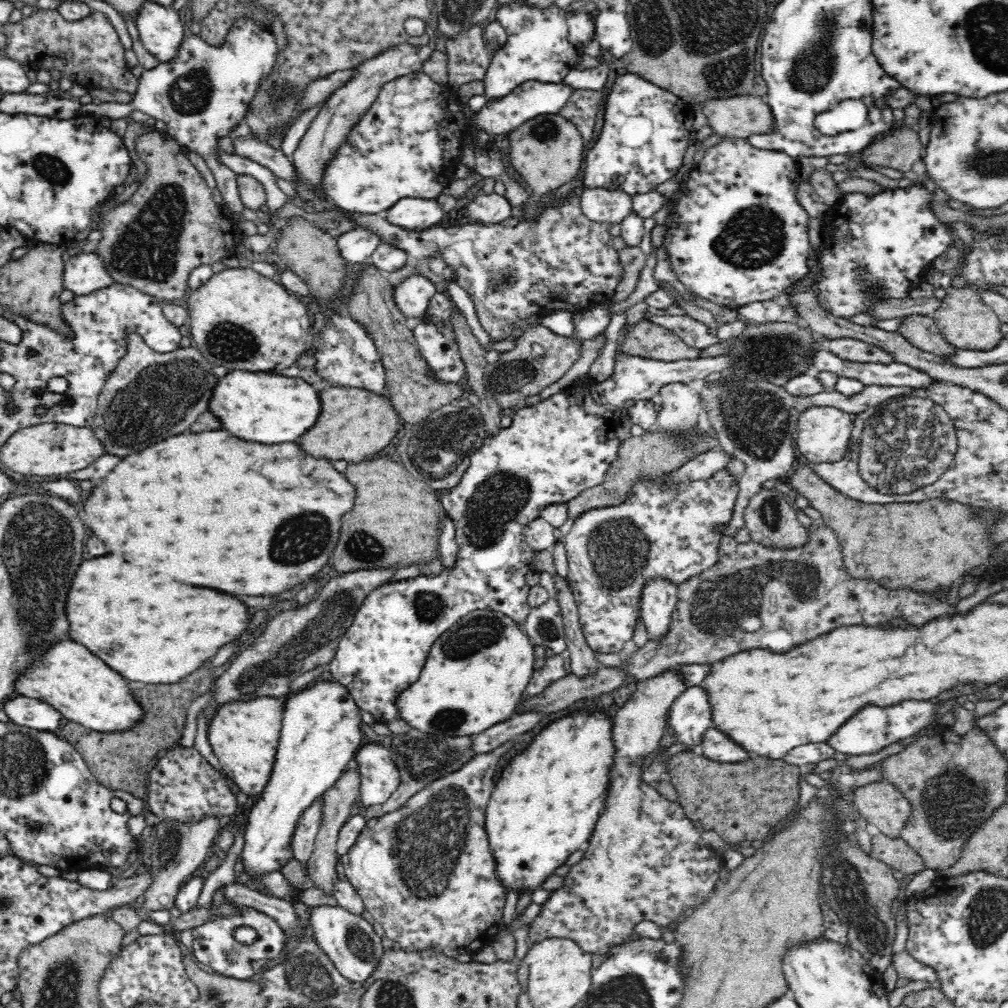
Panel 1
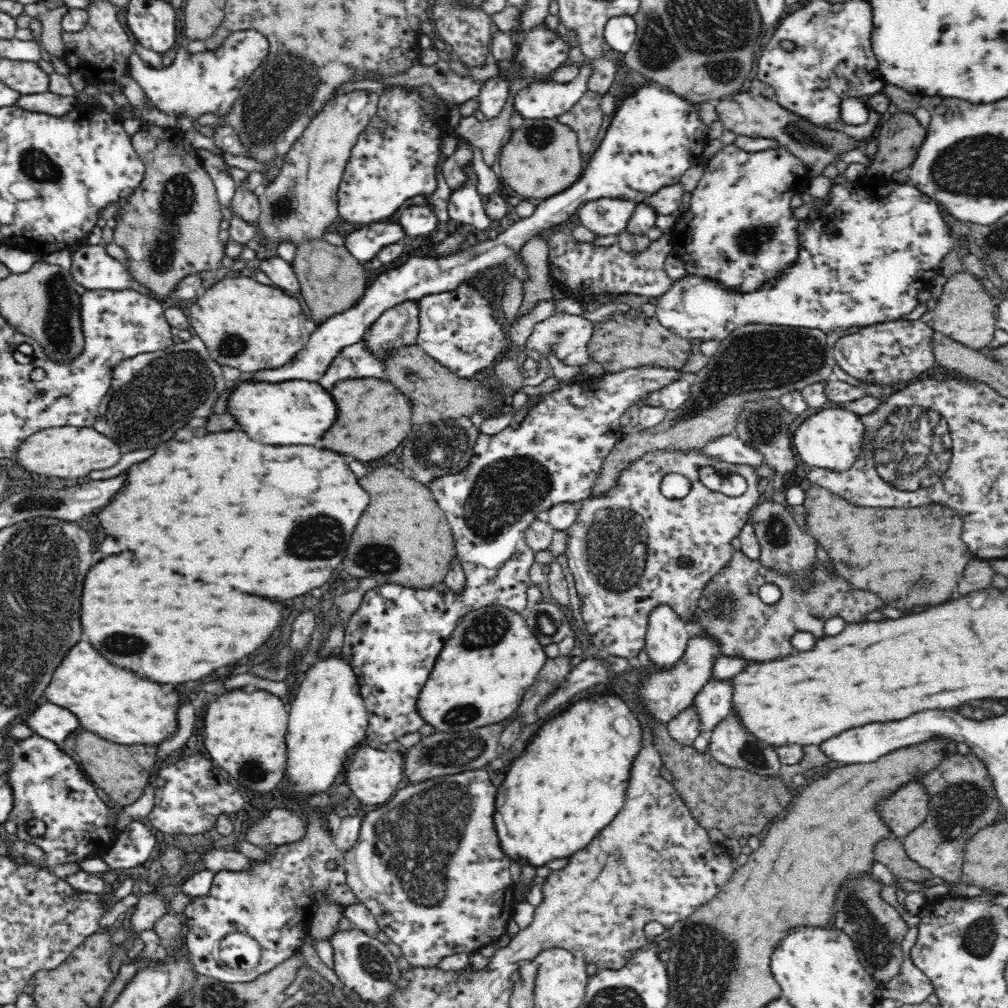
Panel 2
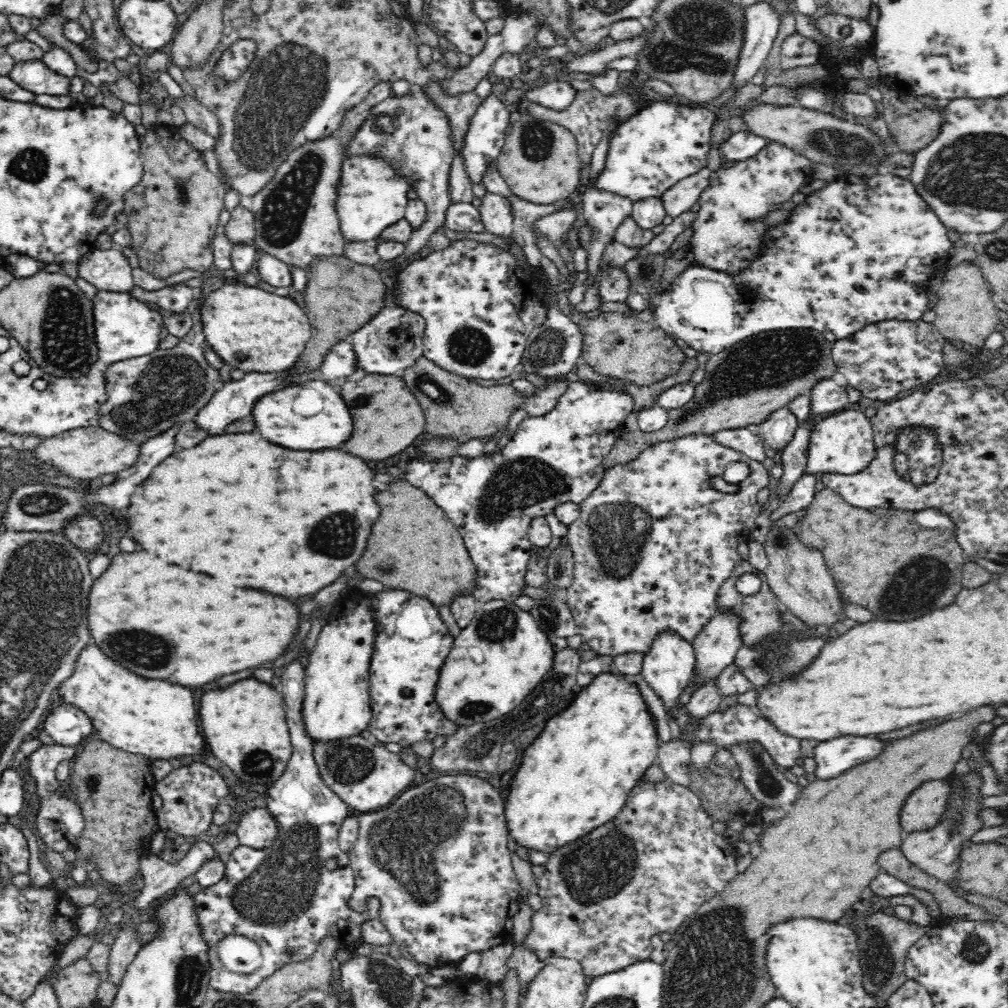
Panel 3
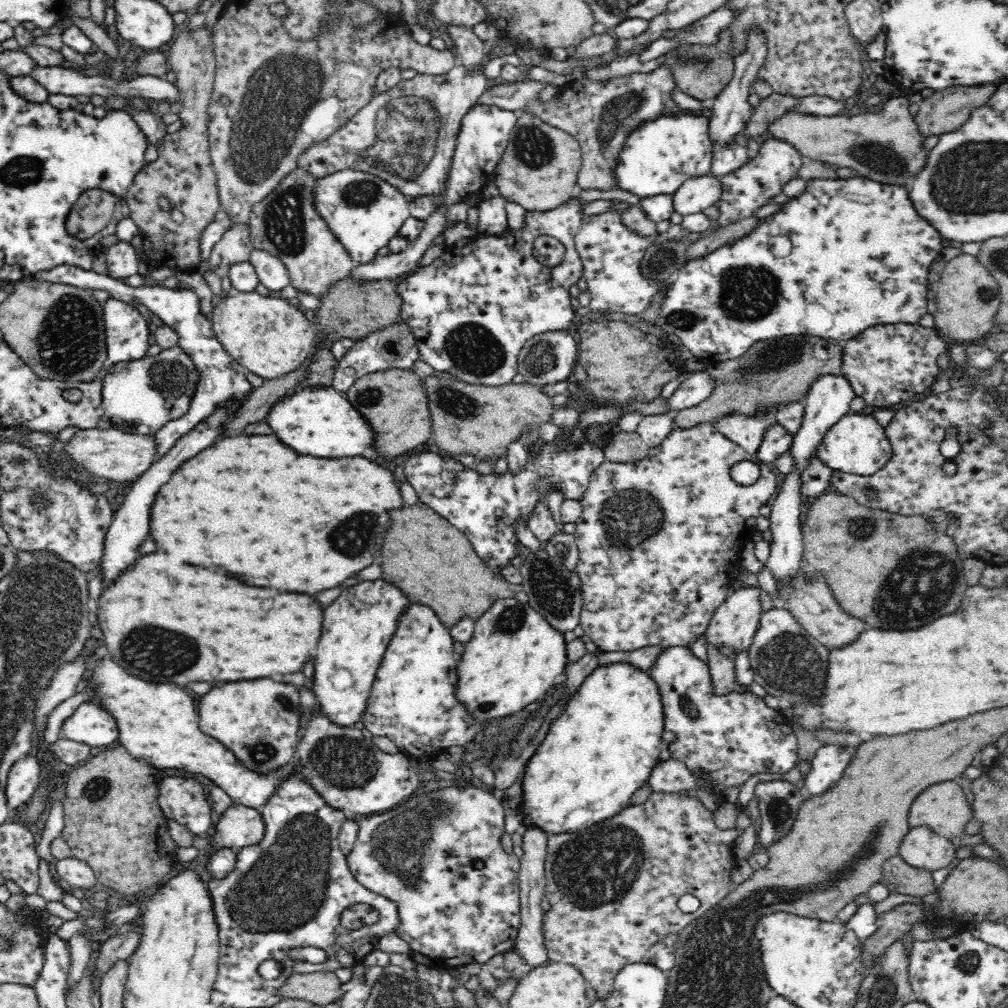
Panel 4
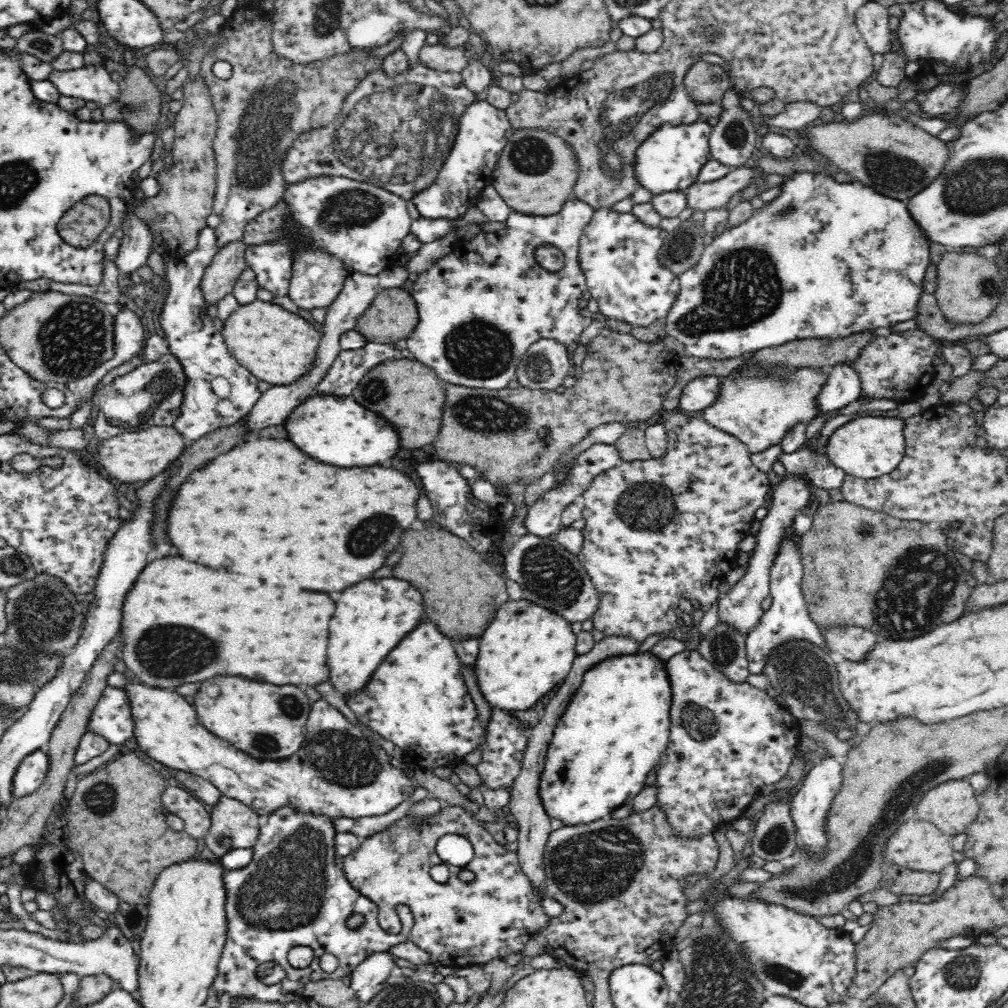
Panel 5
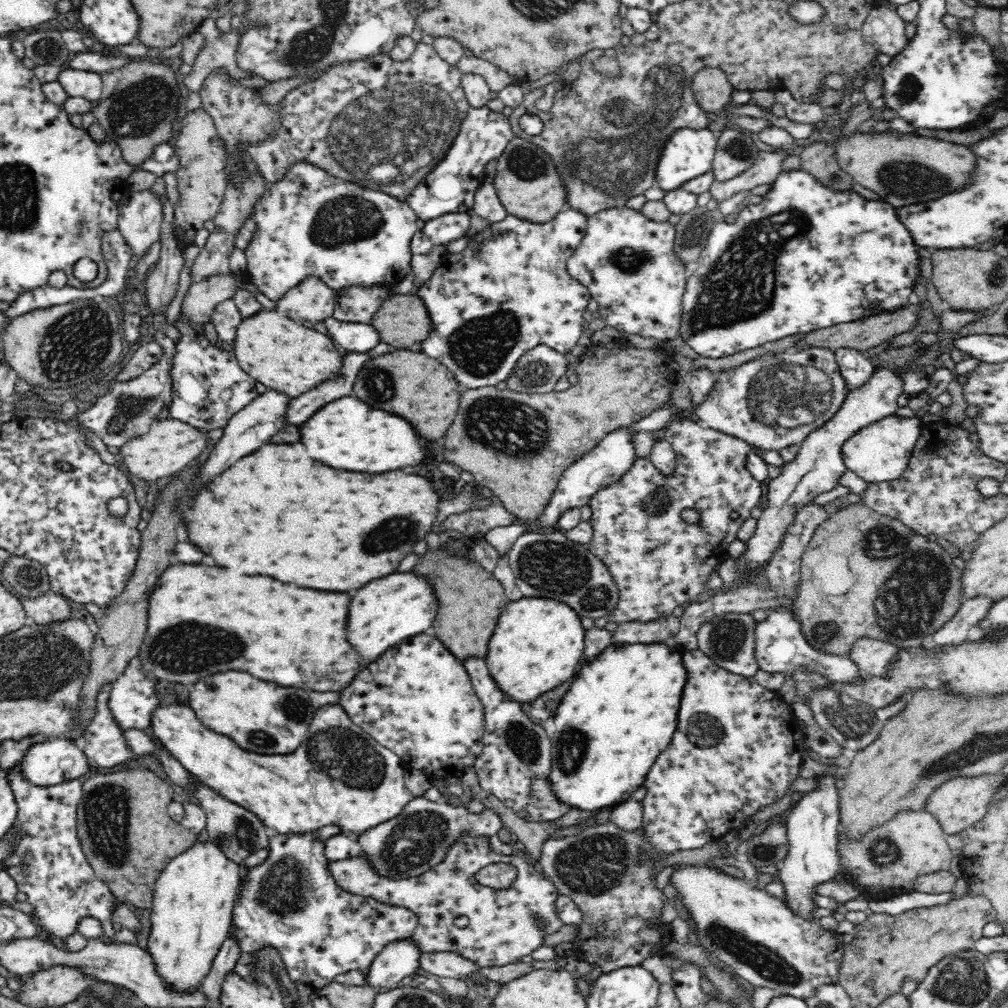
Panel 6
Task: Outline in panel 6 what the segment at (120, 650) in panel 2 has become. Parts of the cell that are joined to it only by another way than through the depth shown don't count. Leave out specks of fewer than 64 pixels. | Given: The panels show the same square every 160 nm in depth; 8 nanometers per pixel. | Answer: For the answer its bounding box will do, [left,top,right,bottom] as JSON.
[139,564,364,692]

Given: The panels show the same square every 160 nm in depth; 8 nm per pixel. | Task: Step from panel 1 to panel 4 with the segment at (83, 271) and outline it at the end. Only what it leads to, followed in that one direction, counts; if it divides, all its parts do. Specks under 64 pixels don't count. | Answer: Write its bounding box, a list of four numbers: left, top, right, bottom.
[104,240,140,278]

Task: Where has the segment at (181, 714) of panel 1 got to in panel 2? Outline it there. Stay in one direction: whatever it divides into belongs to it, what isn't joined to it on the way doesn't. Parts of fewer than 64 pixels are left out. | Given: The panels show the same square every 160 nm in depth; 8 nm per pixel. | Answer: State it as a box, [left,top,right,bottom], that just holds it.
[74,730,156,810]

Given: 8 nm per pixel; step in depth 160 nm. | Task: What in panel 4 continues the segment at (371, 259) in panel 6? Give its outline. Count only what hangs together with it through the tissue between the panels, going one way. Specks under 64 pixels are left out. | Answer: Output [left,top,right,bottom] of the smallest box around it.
[249,170,412,290]

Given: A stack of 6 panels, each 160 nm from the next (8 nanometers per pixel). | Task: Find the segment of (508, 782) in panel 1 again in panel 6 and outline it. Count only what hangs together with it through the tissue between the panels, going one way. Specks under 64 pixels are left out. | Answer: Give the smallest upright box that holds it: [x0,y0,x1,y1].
[549,642,688,810]

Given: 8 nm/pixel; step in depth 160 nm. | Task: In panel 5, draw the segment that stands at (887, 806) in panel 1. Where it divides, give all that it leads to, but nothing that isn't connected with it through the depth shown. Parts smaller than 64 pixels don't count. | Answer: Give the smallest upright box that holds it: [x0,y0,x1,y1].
[916,780,979,837]

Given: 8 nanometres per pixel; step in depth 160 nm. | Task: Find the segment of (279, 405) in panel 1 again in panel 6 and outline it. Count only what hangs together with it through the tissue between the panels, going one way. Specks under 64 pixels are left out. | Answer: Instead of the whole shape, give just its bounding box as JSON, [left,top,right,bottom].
[300,396,426,474]

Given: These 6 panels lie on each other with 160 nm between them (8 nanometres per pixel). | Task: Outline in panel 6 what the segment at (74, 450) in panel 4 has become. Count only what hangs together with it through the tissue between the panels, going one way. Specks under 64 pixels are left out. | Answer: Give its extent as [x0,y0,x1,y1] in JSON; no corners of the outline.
[120,418,208,480]

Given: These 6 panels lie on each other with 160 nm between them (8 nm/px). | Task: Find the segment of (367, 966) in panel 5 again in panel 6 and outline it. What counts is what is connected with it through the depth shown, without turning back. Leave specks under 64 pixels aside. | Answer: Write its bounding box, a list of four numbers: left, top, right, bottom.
[366,938,421,991]

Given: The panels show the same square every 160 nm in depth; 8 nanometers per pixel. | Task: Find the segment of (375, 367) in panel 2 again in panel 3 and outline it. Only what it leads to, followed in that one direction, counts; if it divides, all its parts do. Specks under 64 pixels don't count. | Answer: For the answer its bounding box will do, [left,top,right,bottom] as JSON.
[318,340,356,380]

